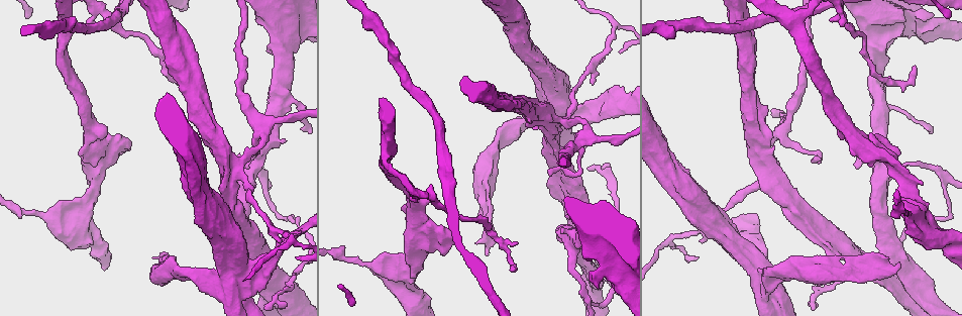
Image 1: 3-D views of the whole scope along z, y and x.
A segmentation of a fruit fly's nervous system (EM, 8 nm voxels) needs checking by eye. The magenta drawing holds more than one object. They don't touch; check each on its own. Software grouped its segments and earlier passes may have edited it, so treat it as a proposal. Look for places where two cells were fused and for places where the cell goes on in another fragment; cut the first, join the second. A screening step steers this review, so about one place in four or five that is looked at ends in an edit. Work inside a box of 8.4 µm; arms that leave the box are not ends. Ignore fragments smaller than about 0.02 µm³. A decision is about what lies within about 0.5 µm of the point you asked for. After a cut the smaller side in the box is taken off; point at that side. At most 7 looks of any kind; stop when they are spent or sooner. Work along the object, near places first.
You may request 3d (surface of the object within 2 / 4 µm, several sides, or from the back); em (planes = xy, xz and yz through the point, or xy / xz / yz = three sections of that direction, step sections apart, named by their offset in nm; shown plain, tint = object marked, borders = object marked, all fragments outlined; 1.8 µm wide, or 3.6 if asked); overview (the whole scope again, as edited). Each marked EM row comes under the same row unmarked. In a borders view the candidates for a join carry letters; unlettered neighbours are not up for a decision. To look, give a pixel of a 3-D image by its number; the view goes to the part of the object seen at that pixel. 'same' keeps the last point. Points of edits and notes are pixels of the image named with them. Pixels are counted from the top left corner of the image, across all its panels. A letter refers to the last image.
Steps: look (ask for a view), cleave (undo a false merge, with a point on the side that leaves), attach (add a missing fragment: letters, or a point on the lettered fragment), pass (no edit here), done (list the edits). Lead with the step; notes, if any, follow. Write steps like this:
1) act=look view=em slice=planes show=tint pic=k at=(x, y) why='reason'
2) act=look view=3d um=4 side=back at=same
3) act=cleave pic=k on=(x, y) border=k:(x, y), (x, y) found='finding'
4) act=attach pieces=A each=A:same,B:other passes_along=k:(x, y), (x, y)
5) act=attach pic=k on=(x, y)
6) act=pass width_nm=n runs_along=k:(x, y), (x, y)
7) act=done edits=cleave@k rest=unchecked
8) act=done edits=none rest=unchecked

act=look view=3d um=4 pic=1 at=(608, 93) why='thick end'

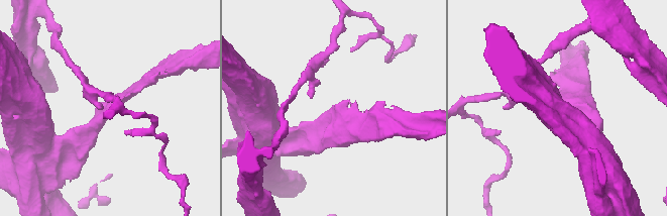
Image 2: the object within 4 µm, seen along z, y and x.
act=look view=em slice=planes show=borders pic=2 at=(333, 111)

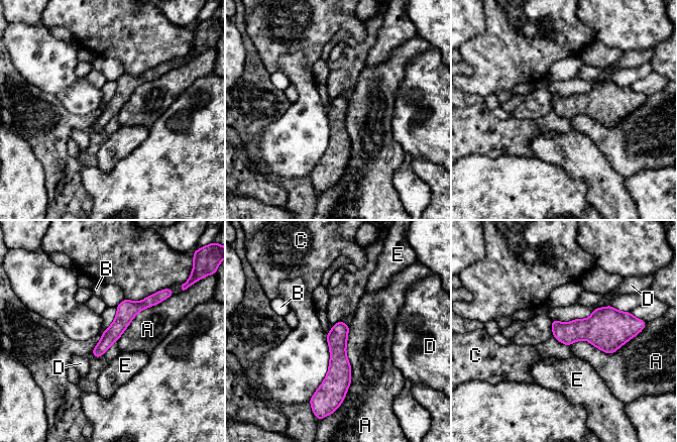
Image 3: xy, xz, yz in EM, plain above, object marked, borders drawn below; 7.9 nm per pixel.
act=pass longest_contact=A:650nm each=A:other,B:other,C:other,D:other,E:other border=3:(349, 325), (350, 384), (341, 403) found='no lettered fragment goes on from it'

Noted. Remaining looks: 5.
act=look view=em slice=planes show=borders pic=1 at=(553, 124) why='looks like a crossing'

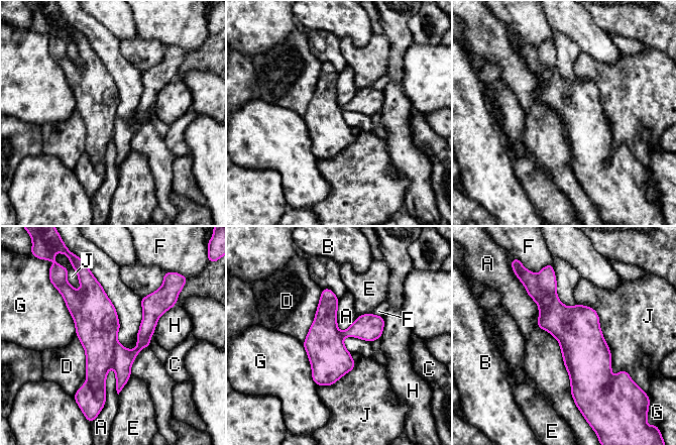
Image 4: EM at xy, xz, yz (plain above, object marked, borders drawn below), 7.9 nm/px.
act=cleave pic=4 on=(556, 318) width_nm=300 each=A:other,B:other,C:other,D:other,E:other,F:other,G:other,H:other,J:other part_leaving=4:(534, 288), (579, 344), (576, 399) found='a second cell is stuck on'

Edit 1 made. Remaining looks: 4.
act=done edits=cleave@4 rest=unchecked

